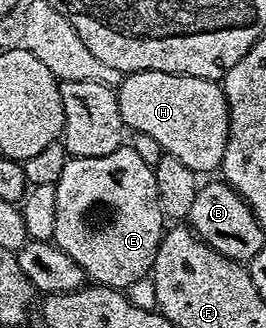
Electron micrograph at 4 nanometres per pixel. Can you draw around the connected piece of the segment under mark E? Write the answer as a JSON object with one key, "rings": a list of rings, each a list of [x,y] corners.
{"rings":[[[131,147],[115,149],[110,155],[69,157],[66,167],[62,167],[62,179],[58,179],[55,186],[58,215],[54,215],[54,243],[82,267],[85,278],[98,285],[127,291],[138,279],[151,274],[160,240],[166,232],[166,218],[162,207],[158,207],[153,166],[144,163]]]}

